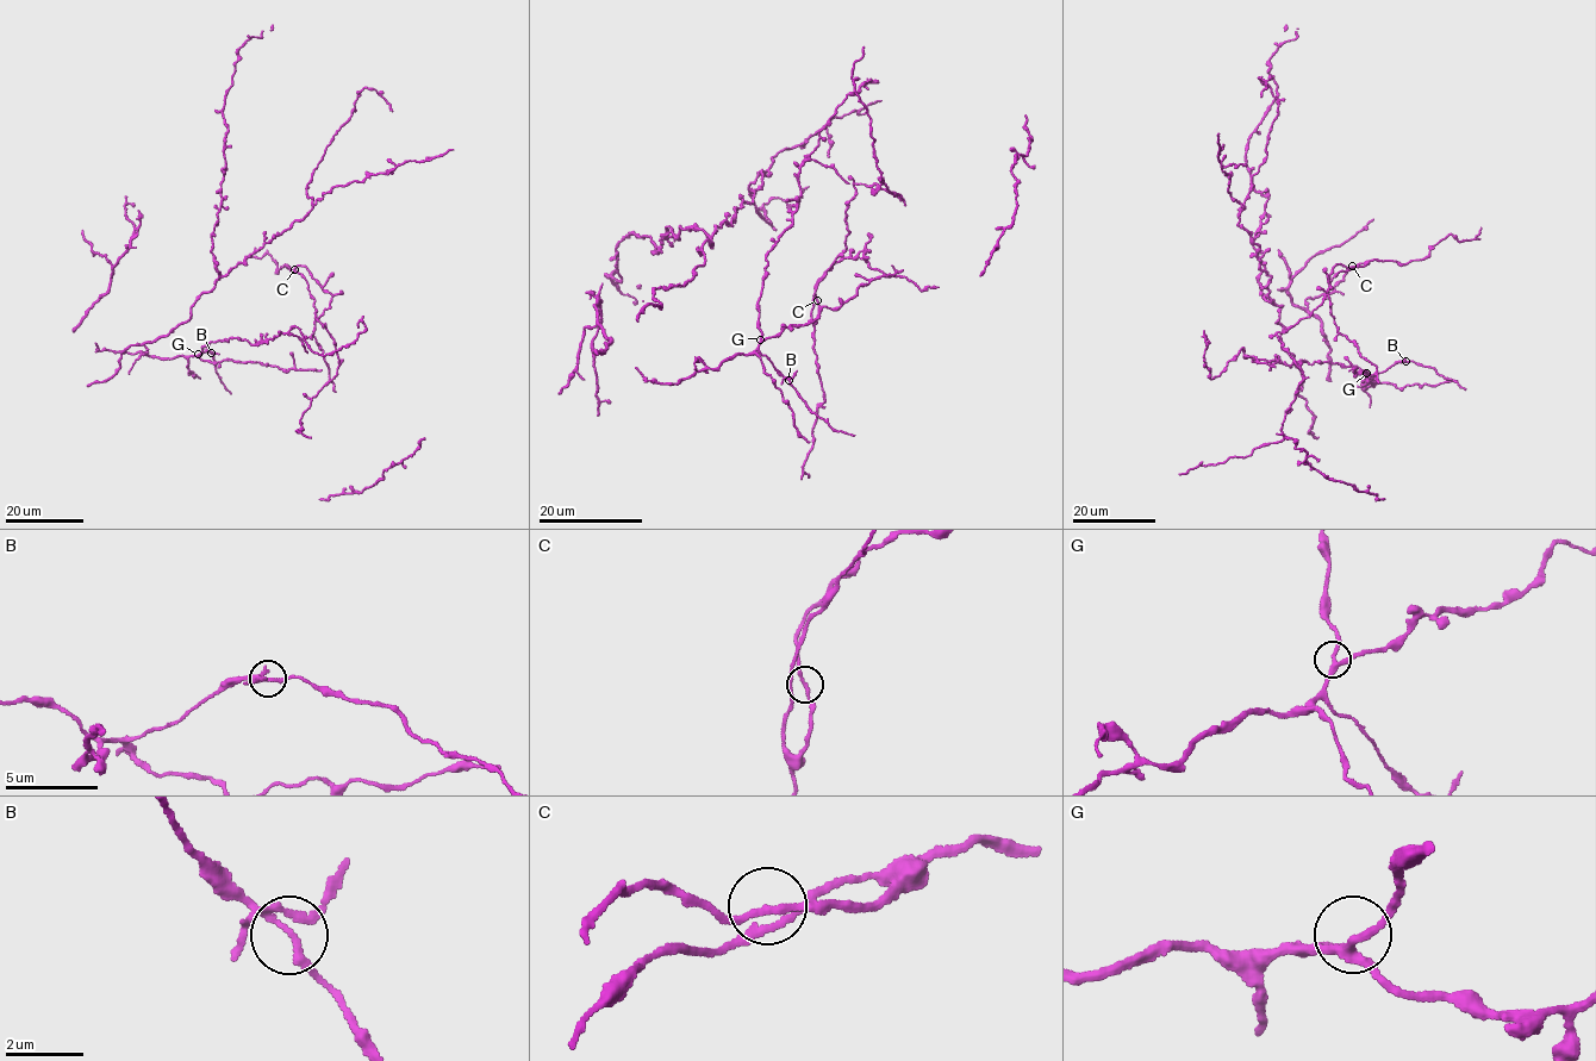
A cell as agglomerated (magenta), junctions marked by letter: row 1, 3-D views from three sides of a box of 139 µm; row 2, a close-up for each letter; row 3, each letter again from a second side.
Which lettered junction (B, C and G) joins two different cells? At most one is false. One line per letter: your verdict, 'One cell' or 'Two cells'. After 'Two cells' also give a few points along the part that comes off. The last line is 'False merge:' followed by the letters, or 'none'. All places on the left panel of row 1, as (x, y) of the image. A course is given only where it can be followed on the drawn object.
B: One cell
C: One cell
G: One cell
False merge: none

